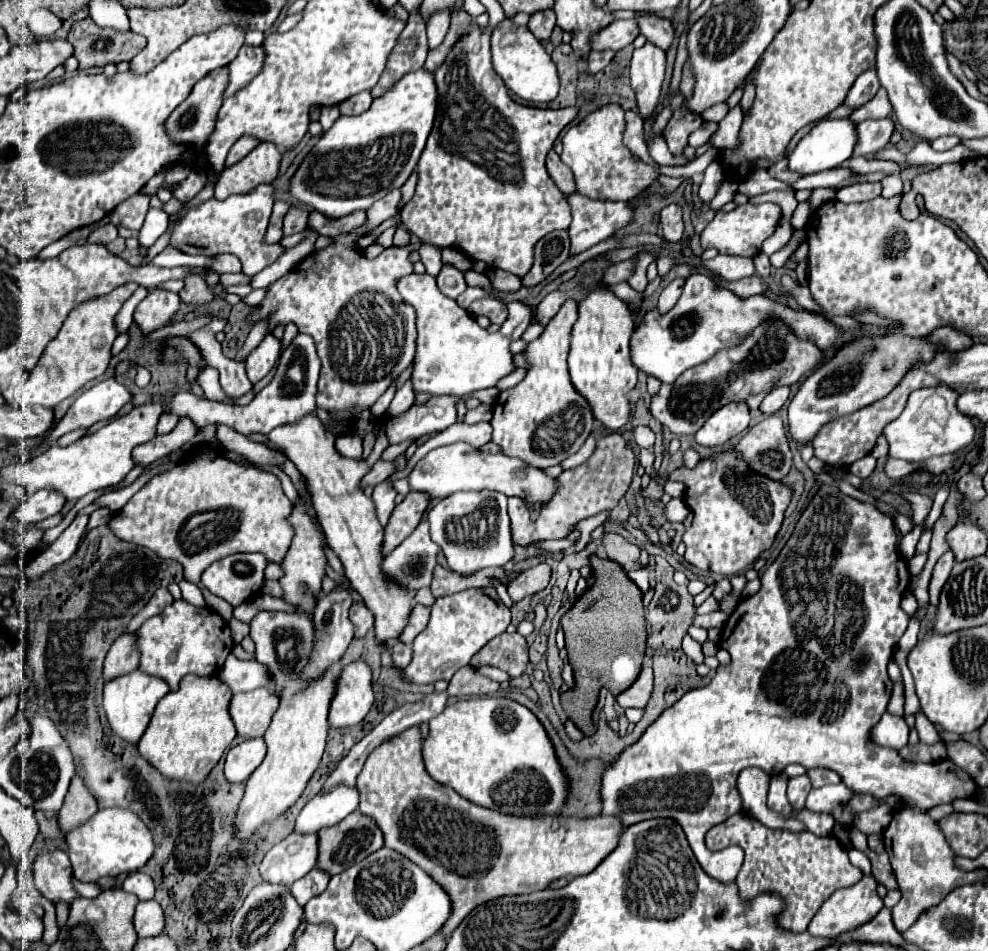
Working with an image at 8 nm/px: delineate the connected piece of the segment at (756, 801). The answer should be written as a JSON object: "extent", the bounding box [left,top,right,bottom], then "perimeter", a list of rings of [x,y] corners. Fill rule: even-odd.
{"extent":[738,769,806,833],"perimeter":[[[744,769],[738,777],[738,789],[744,801],[744,813],[758,819],[762,825],[770,829],[786,829],[790,833],[802,833],[806,831],[796,819],[784,817],[766,805],[766,793],[768,793],[768,781],[770,775],[762,769]]]}

